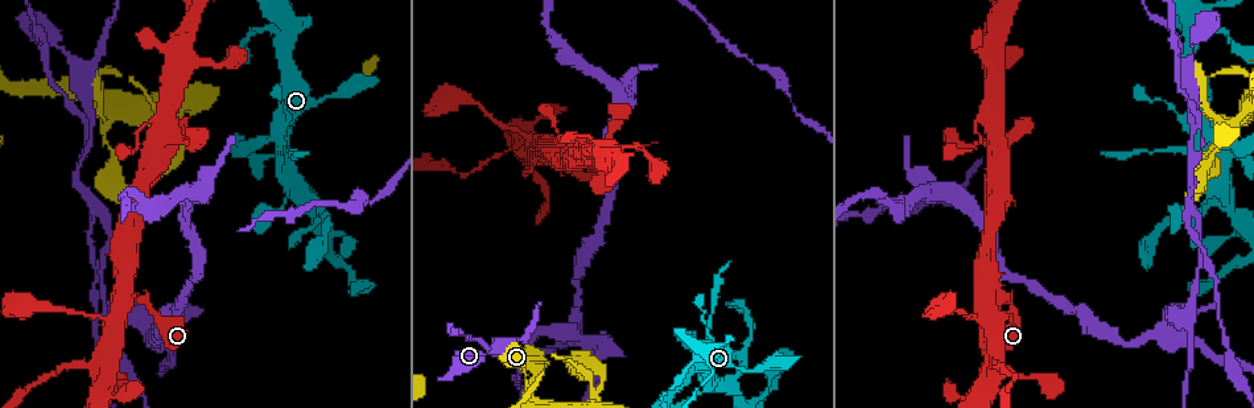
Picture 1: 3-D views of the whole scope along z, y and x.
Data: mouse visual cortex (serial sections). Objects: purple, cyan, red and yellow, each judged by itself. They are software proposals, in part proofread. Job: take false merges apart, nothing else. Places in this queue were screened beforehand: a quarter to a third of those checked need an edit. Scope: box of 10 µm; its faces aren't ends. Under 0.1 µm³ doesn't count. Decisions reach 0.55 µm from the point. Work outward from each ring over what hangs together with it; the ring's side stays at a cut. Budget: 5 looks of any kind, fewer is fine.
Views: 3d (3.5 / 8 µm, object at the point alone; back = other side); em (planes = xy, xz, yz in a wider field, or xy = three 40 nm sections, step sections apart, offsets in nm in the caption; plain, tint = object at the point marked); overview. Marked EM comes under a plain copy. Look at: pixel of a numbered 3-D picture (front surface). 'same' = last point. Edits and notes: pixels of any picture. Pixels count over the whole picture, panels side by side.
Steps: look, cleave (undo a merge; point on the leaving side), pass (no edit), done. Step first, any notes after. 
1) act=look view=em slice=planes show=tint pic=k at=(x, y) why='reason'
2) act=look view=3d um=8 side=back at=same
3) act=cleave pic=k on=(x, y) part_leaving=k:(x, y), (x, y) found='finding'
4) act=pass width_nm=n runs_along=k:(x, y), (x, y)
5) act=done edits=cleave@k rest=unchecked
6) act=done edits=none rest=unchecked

act=look view=3d um=3.5 side=back pic=1 at=(1187, 201) why='a fork'

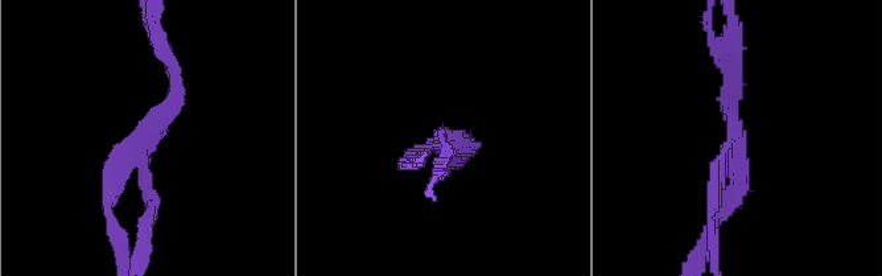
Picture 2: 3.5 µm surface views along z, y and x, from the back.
act=look view=em slice=xy step=5 show=tint pic=2 at=(437, 142) why='shape alone is not enough'

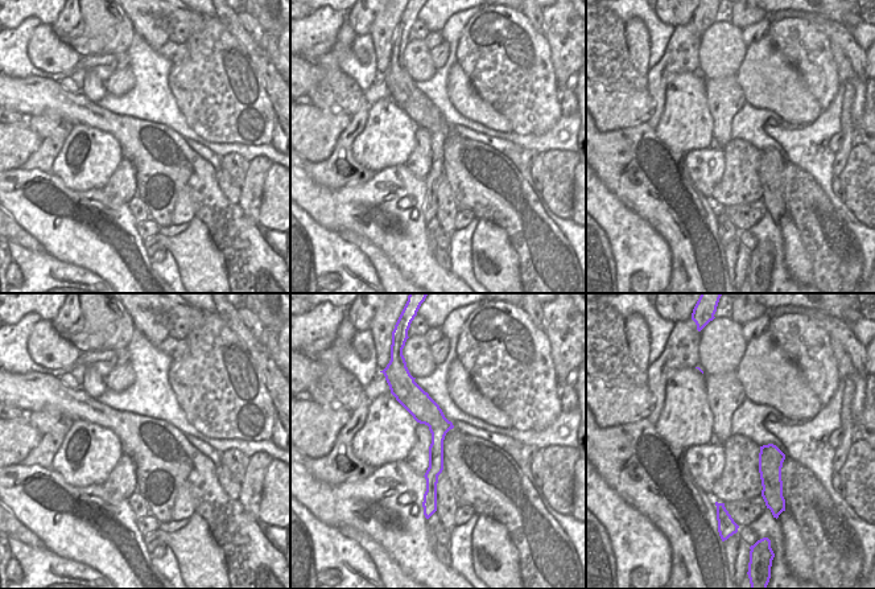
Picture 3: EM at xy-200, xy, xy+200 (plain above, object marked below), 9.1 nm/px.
act=cleave pic=2 on=(711, 188) arm_widths_nm=150,150,200 part_leaving=2:(730, 103), (734, 135), (713, 168), (711, 205) found='a second cell is stuck on'

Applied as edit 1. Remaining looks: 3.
act=look view=overview

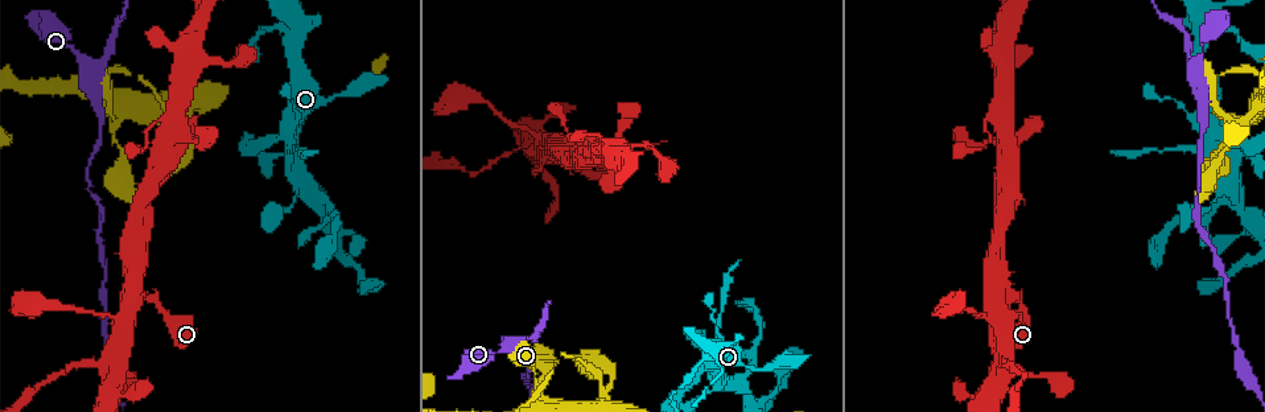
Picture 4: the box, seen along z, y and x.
act=look view=3d um=3.5 pic=4 at=(717, 352) why='looks like a crossing'

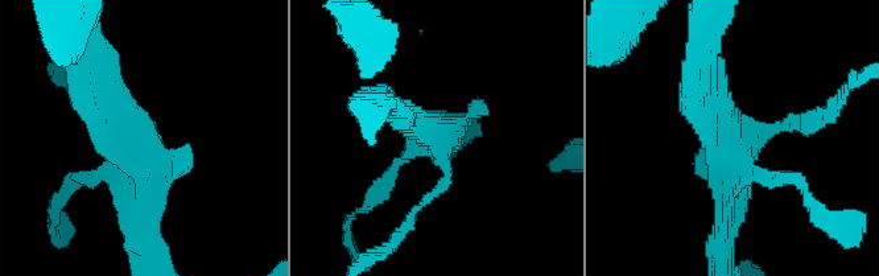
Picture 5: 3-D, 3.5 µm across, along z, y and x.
act=look view=em slice=xy step=3 show=tint pic=5 at=(137, 159)

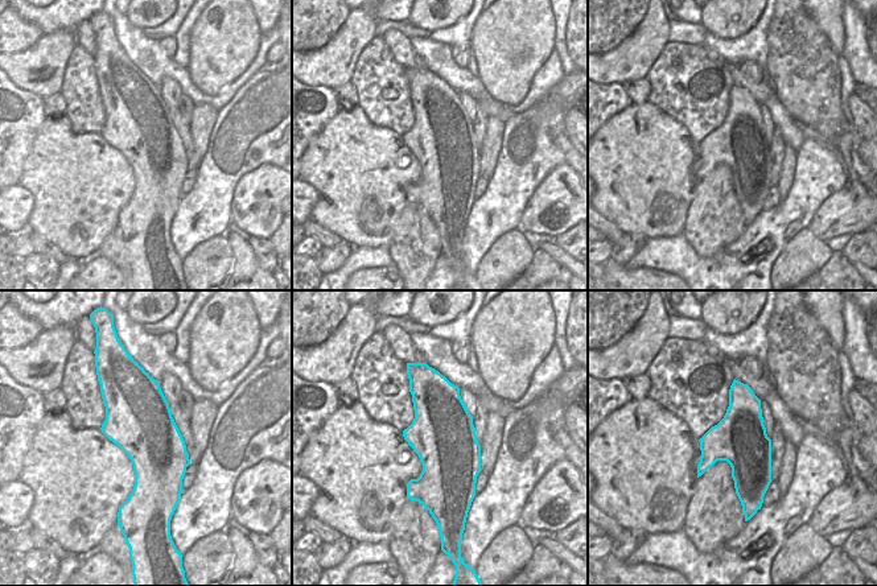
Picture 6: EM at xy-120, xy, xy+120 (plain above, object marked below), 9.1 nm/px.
act=pass runs_along=5:(147, 246), (143, 136), (94, 108) found='one cell here'

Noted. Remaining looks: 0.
act=done edits=cleave@2 rest=unchecked

